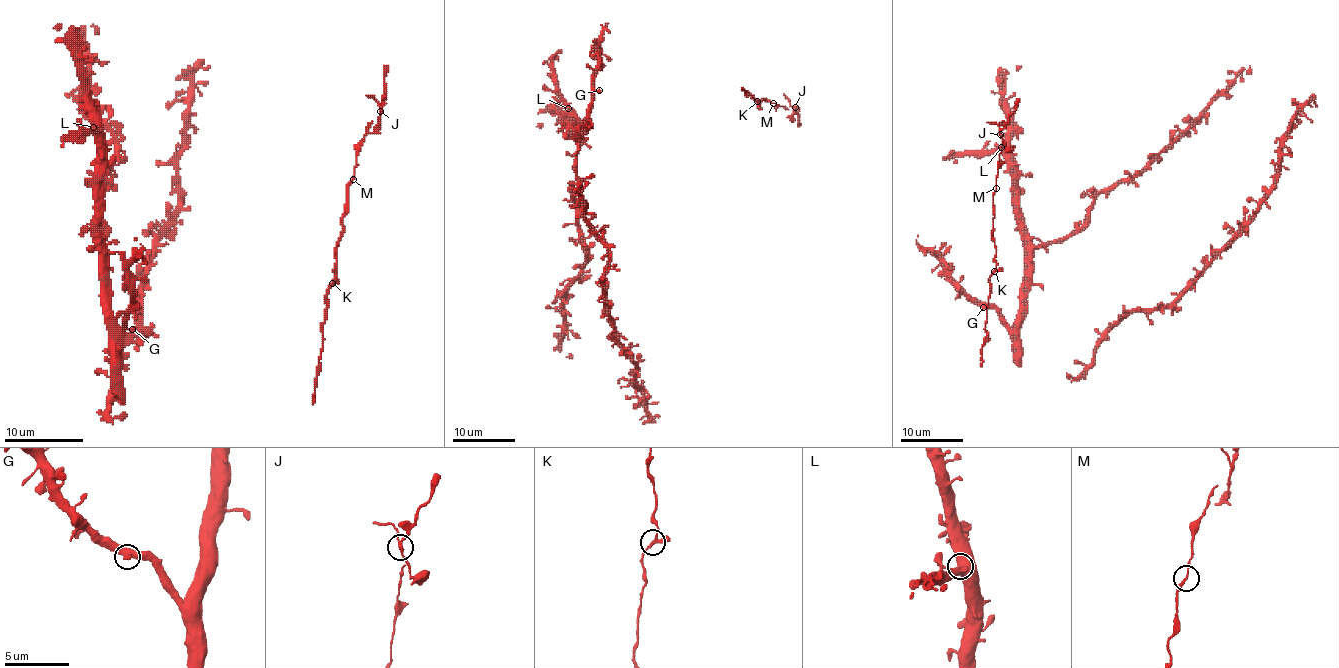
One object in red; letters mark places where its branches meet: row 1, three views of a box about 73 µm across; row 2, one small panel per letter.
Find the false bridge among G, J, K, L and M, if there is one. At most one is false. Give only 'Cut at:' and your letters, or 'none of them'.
Cut at: J

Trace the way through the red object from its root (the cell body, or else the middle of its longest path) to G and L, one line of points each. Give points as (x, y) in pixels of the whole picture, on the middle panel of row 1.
G: (589, 128), (589, 105), (594, 92), (599, 90)
L: (589, 128), (575, 131), (568, 108)

